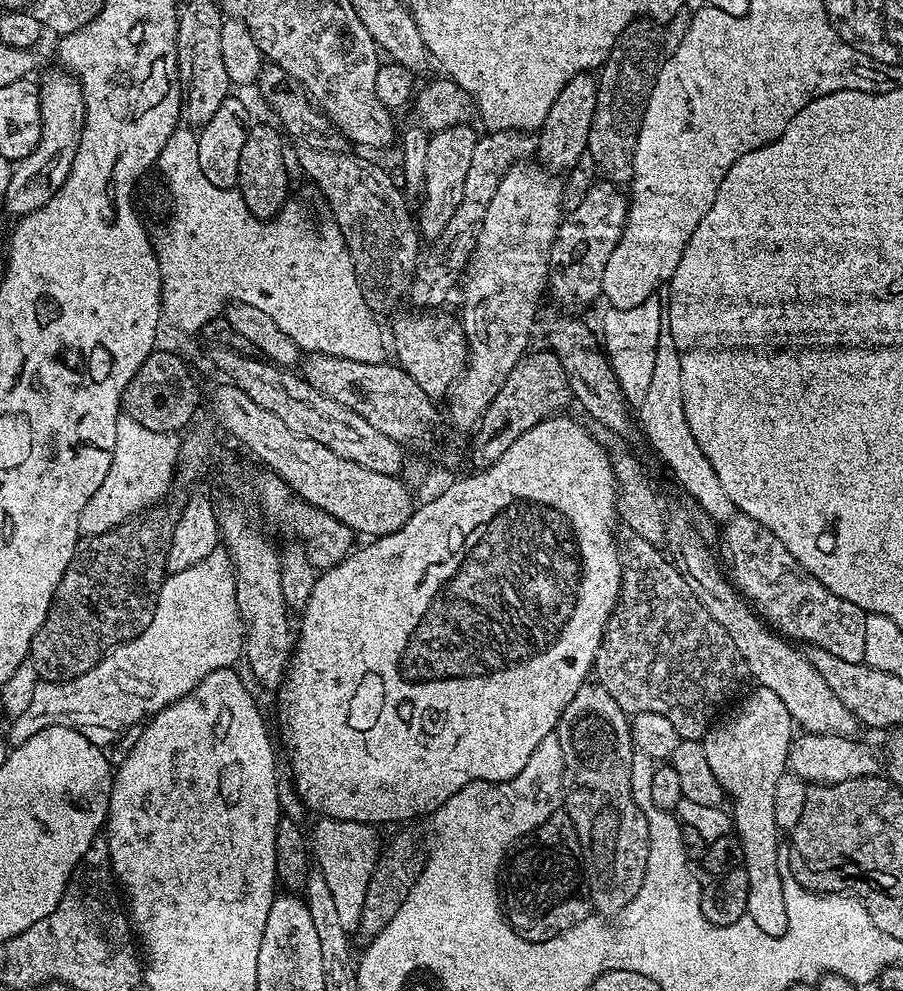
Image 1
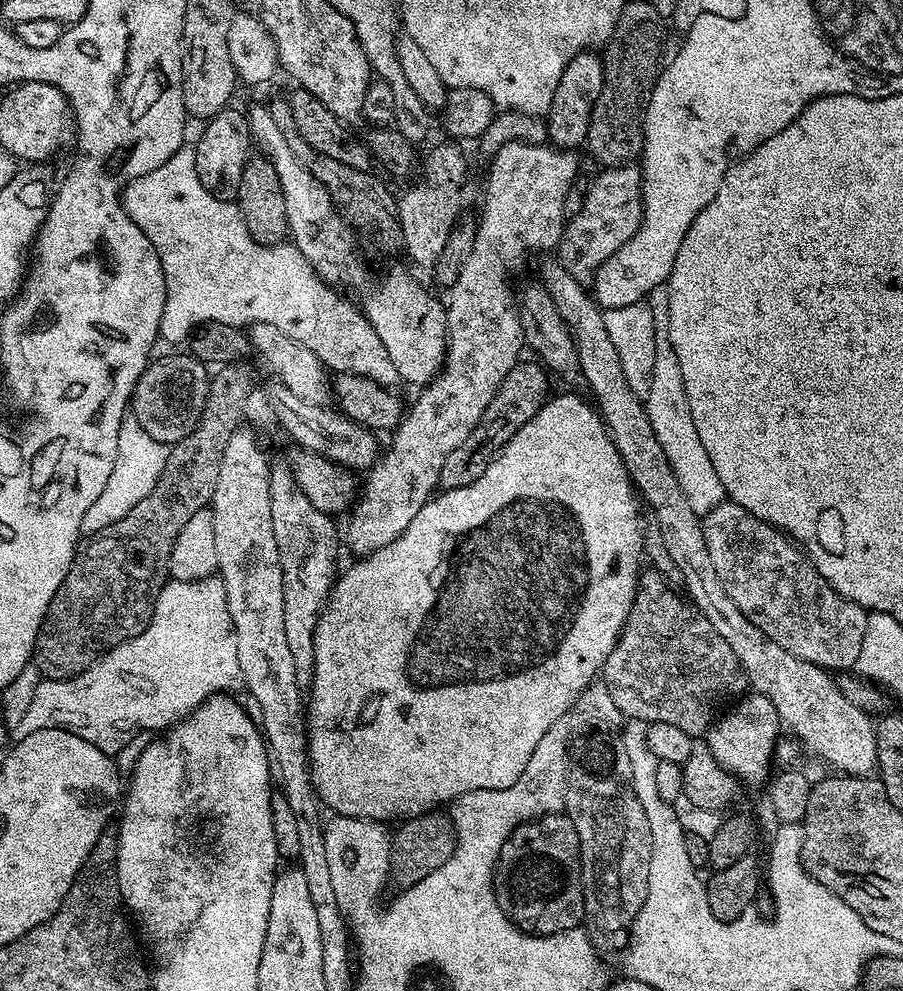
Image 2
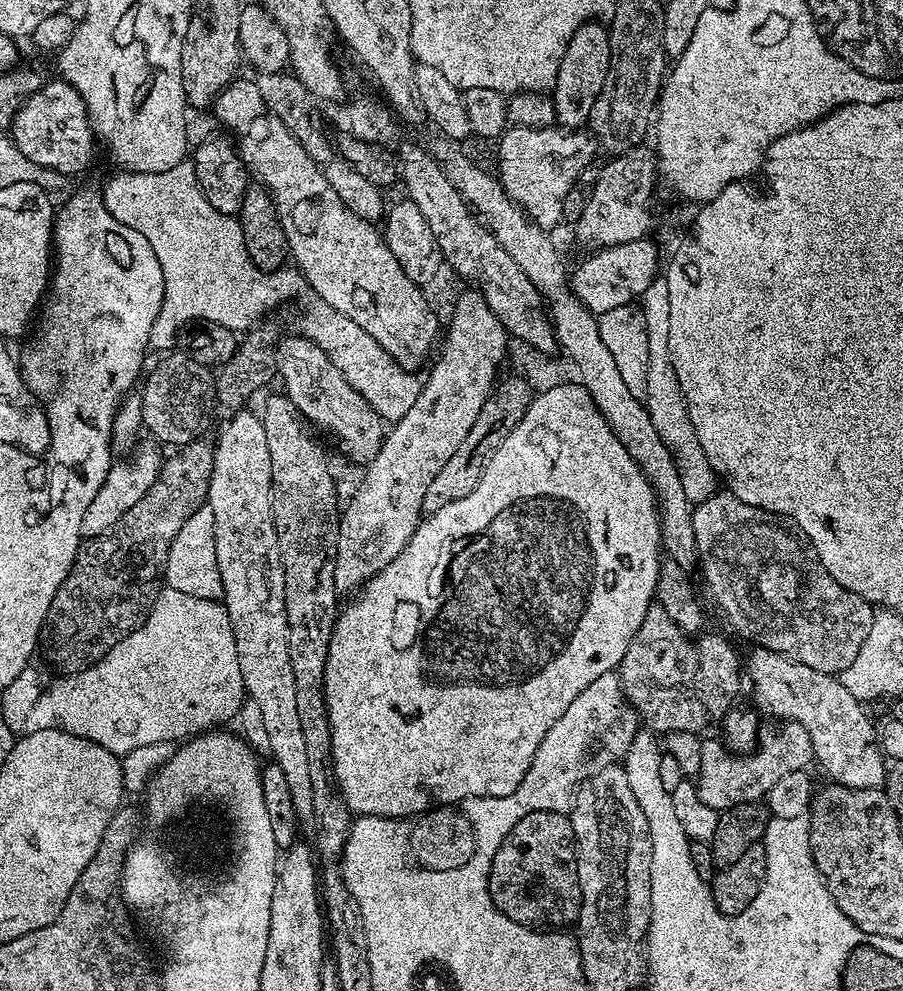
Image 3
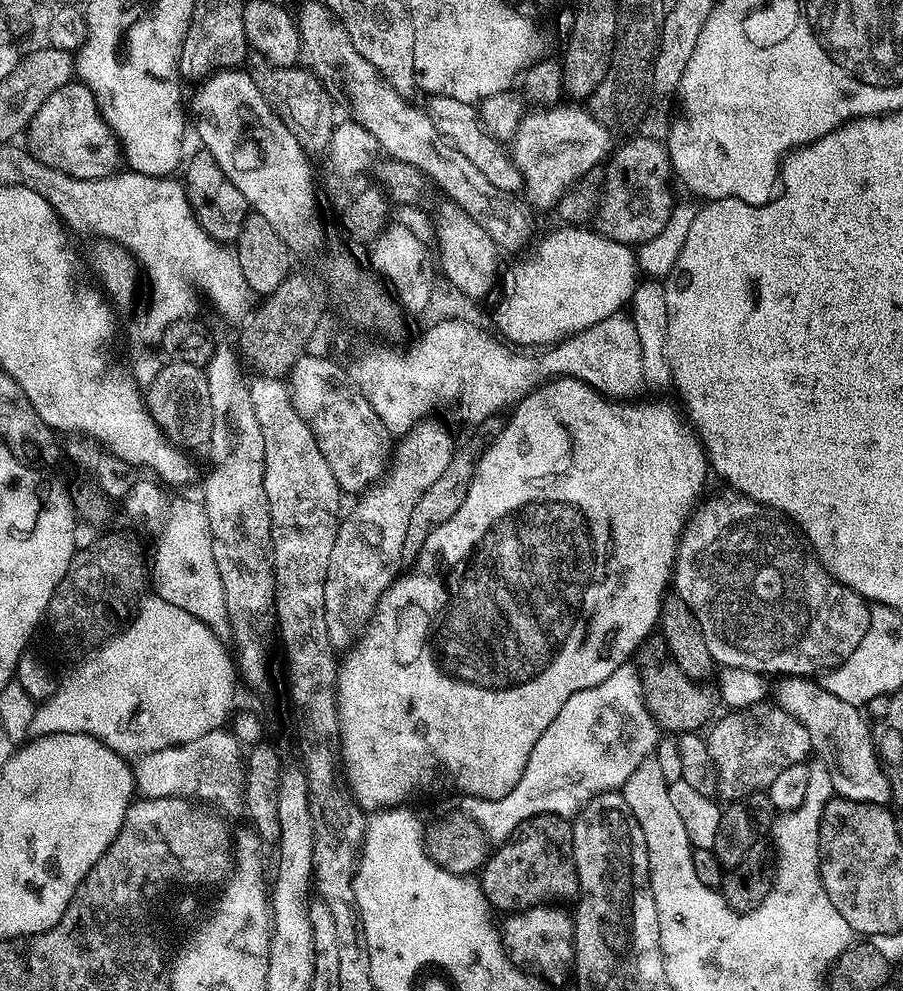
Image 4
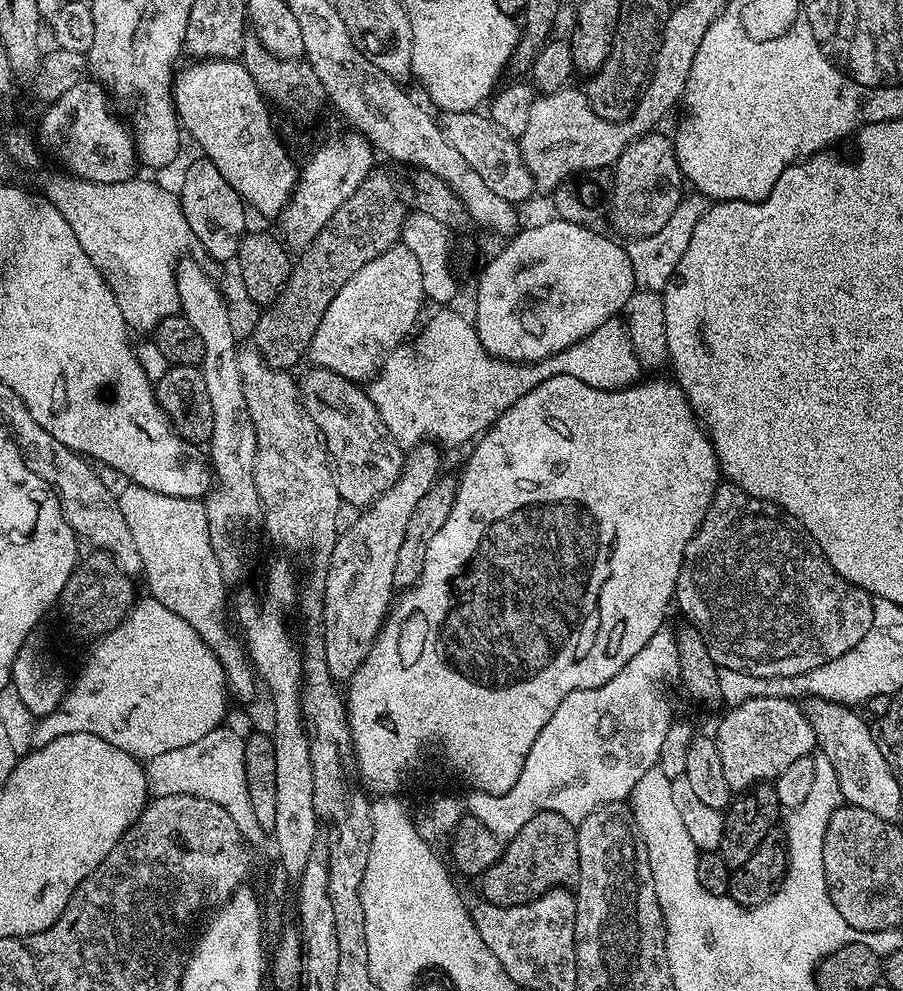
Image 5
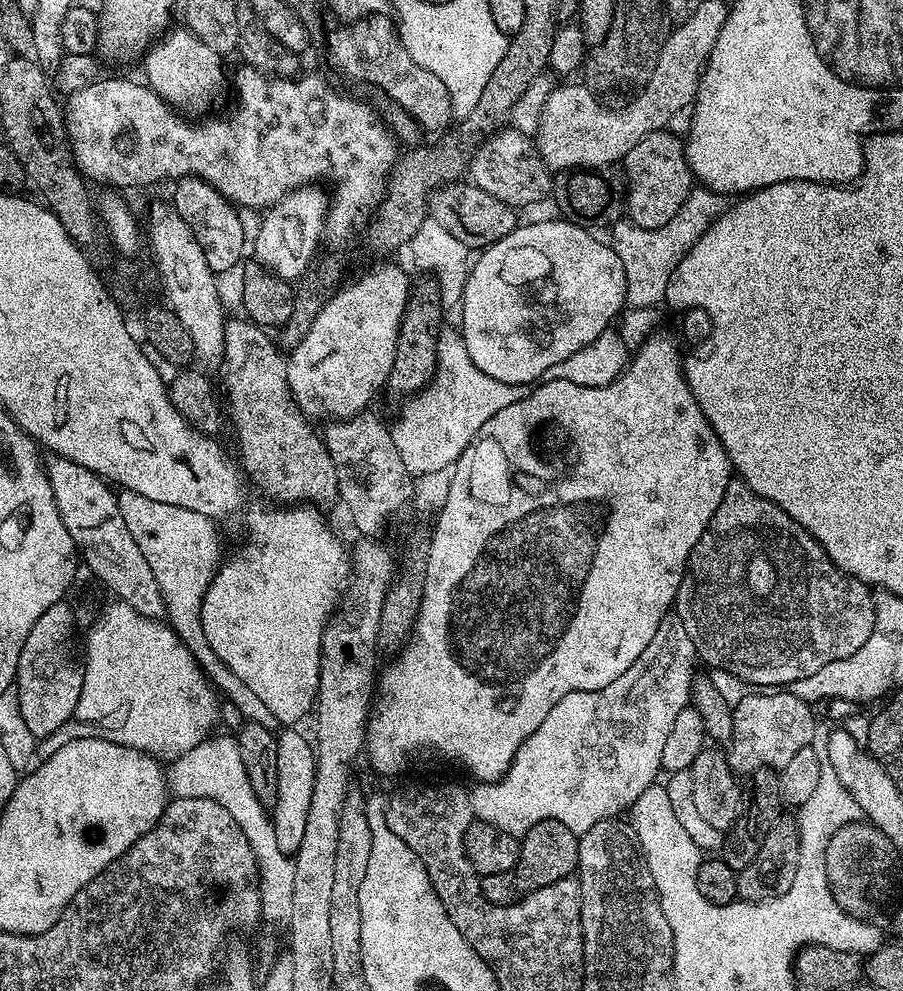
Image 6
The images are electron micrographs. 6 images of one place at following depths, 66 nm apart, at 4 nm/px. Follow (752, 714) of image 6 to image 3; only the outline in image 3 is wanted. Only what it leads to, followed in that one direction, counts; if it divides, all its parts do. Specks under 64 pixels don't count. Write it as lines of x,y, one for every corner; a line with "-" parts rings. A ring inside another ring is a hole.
772,718
761,723
760,732
756,736
756,746
747,754
737,754
724,743
723,739
716,740
701,739
702,766
699,776
695,777
698,798
710,806
717,813
725,812
728,808
742,806
743,804
755,804
763,801
768,795
770,786
775,786
785,774
794,774
794,770
805,770
813,763
812,743
810,734
806,734
806,726
802,726
793,720
782,720

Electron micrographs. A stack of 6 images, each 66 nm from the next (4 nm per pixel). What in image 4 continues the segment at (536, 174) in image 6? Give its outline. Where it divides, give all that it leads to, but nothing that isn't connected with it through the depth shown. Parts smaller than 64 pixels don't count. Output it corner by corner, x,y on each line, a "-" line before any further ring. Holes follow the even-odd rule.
432,94
427,97
426,111
430,122
452,143
467,160
476,167
494,186
513,194
519,193
523,184
518,166
512,161
509,149
501,141
495,140
480,124
479,111
466,102
458,102
458,98

